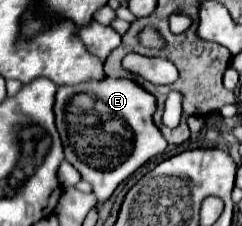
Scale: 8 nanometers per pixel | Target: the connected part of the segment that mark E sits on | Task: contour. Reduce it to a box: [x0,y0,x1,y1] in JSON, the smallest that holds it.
[54,78,166,202]

